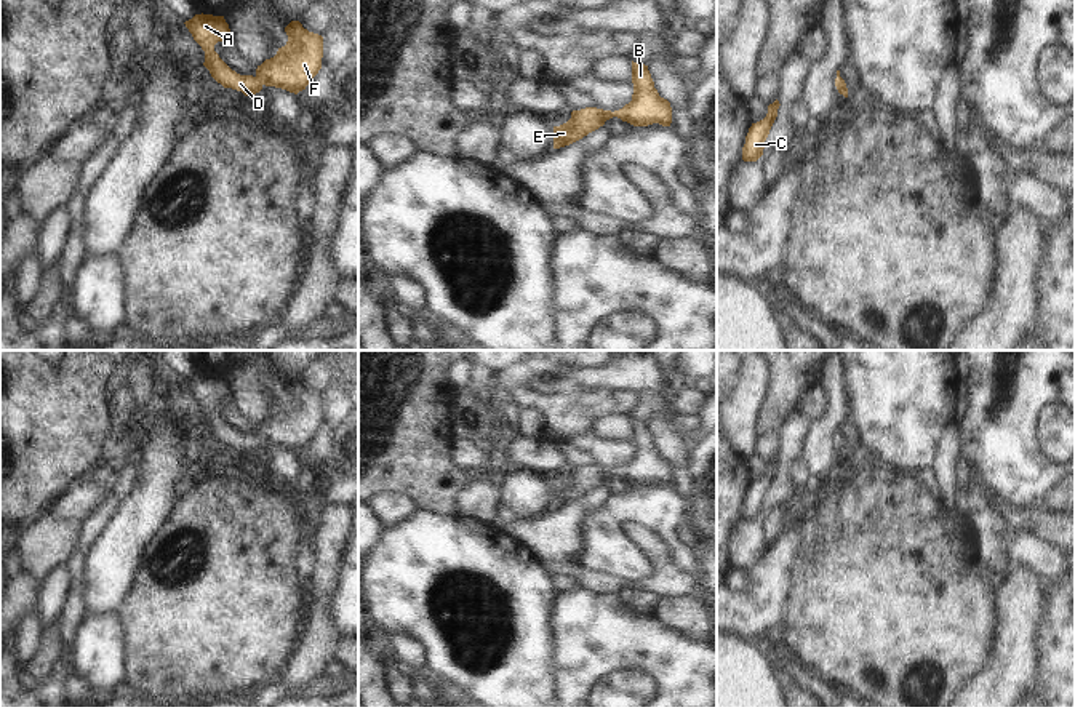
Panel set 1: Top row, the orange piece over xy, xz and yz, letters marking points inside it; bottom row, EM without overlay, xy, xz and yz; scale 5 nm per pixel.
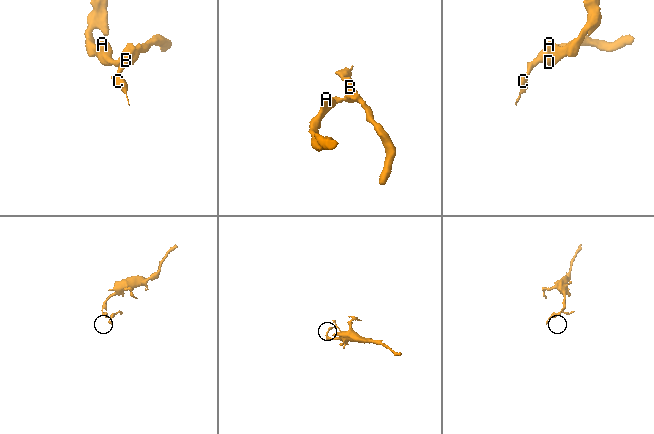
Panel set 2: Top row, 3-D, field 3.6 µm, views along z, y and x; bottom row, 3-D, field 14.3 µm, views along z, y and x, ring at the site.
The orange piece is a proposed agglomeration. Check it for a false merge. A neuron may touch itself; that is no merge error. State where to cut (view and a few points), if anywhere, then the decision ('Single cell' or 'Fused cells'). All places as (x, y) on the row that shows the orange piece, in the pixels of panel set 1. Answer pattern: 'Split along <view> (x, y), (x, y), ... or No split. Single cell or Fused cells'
No split. Single cell

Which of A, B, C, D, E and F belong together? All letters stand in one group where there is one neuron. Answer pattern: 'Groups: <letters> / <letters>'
Groups: A B C D E F

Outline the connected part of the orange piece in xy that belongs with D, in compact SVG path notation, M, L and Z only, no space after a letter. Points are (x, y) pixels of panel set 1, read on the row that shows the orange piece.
M202 13L184 24L205 51L203 66L211 77L224 88L242 91L245 96L259 93L264 85L298 94L322 69L323 37L309 32L299 21L291 21L285 27L286 45L278 48L274 58L258 66L254 77L237 74L214 51L218 42L232 40L224 16Z

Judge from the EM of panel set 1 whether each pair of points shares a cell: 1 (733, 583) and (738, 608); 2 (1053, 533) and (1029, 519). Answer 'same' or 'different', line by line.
1: different
2: same

